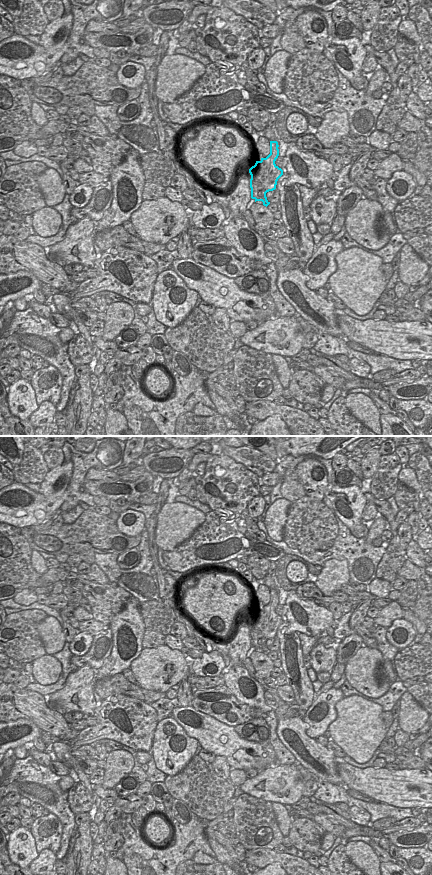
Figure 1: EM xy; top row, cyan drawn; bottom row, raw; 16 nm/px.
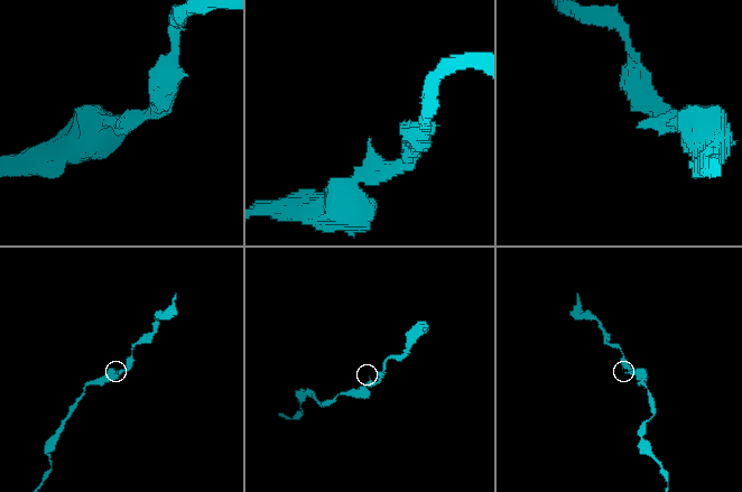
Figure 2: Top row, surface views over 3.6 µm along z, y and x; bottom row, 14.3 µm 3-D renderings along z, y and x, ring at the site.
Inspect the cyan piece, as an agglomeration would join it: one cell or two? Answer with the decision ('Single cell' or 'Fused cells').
Single cell

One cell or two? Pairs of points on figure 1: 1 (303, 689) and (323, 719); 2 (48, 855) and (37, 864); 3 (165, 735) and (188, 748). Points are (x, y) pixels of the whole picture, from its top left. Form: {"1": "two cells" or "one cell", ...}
{"1": "two cells", "2": "one cell", "3": "one cell"}

